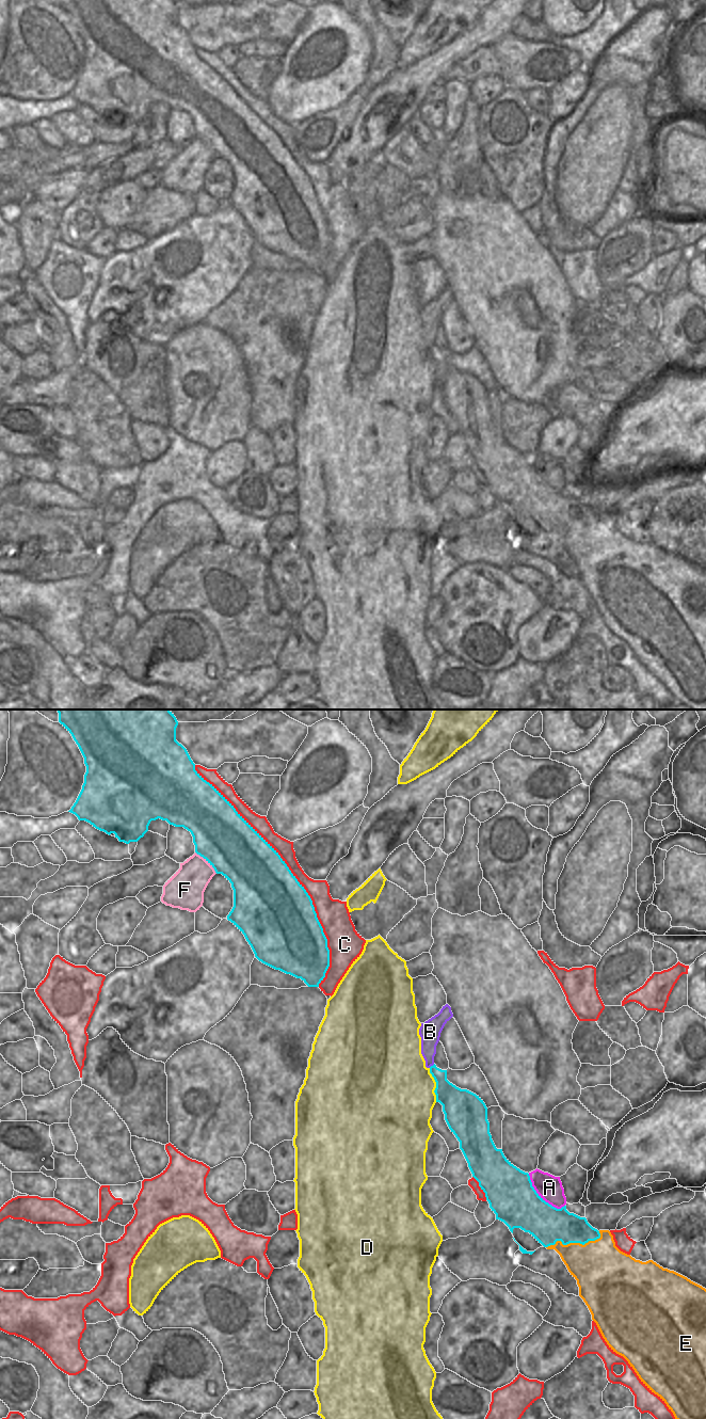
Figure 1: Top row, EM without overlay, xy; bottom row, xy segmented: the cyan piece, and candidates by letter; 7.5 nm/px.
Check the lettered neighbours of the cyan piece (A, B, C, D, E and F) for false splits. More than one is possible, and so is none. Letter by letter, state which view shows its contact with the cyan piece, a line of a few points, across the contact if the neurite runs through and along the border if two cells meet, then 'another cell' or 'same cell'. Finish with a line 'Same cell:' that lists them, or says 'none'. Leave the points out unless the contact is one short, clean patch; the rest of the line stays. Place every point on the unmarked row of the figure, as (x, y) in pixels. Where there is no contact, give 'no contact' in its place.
A: meets cyan in xy; another cell
B: meets cyan in xy; another cell
C: meets cyan in xy; another cell
D: meets cyan in xy; another cell
E: meets cyan in xy; same cell
F: meets cyan in xy; another cell
Same cell: E

